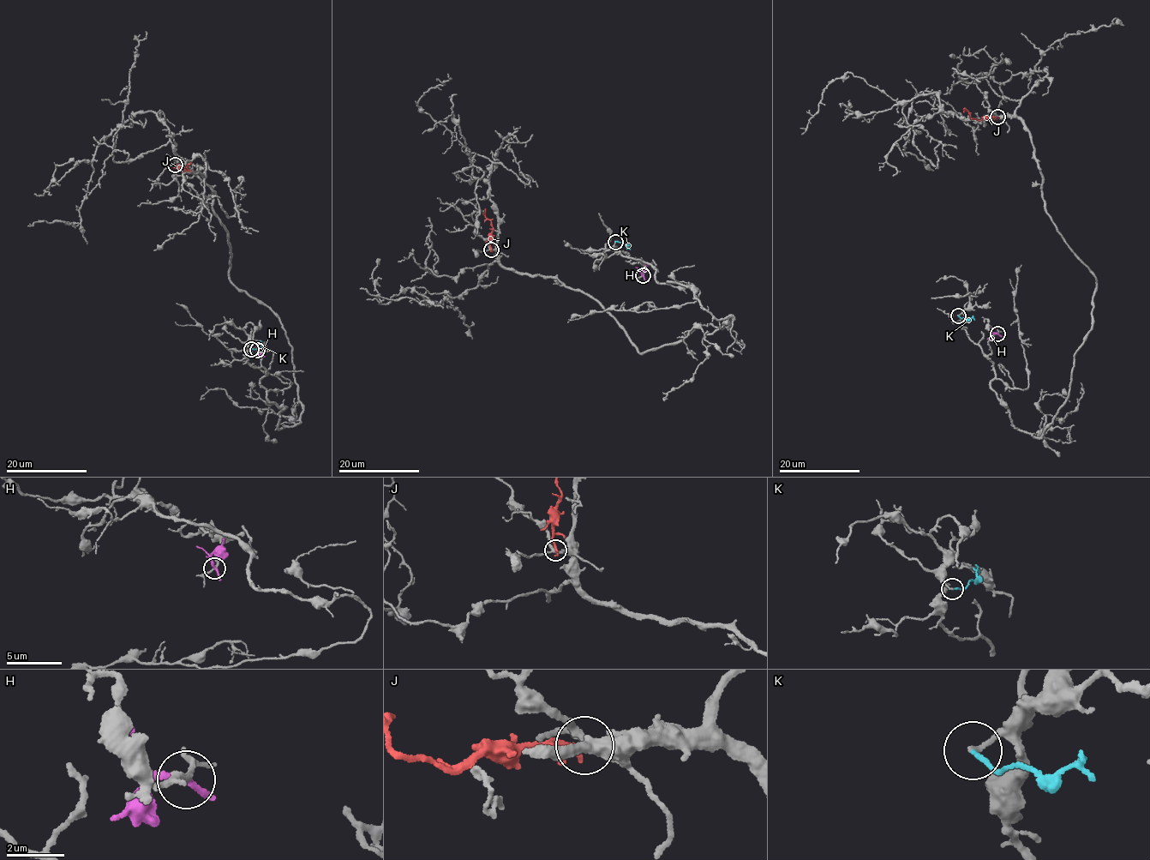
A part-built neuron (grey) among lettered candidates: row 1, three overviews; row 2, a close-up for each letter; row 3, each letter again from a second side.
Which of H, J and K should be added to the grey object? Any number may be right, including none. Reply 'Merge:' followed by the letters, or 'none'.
Merge: none

